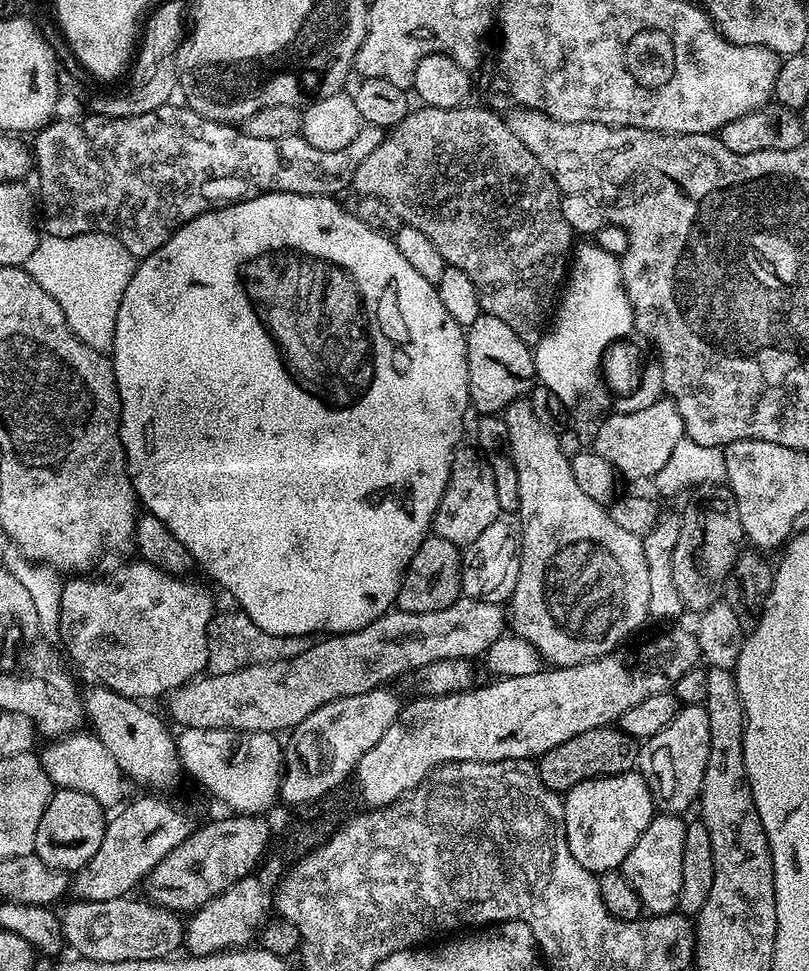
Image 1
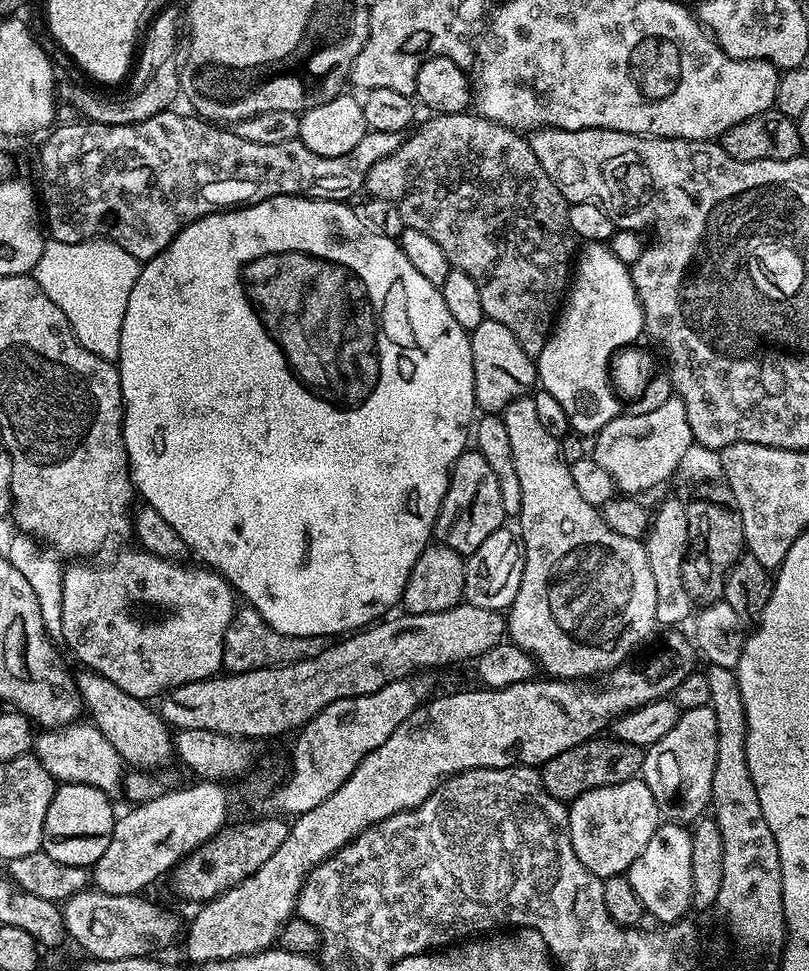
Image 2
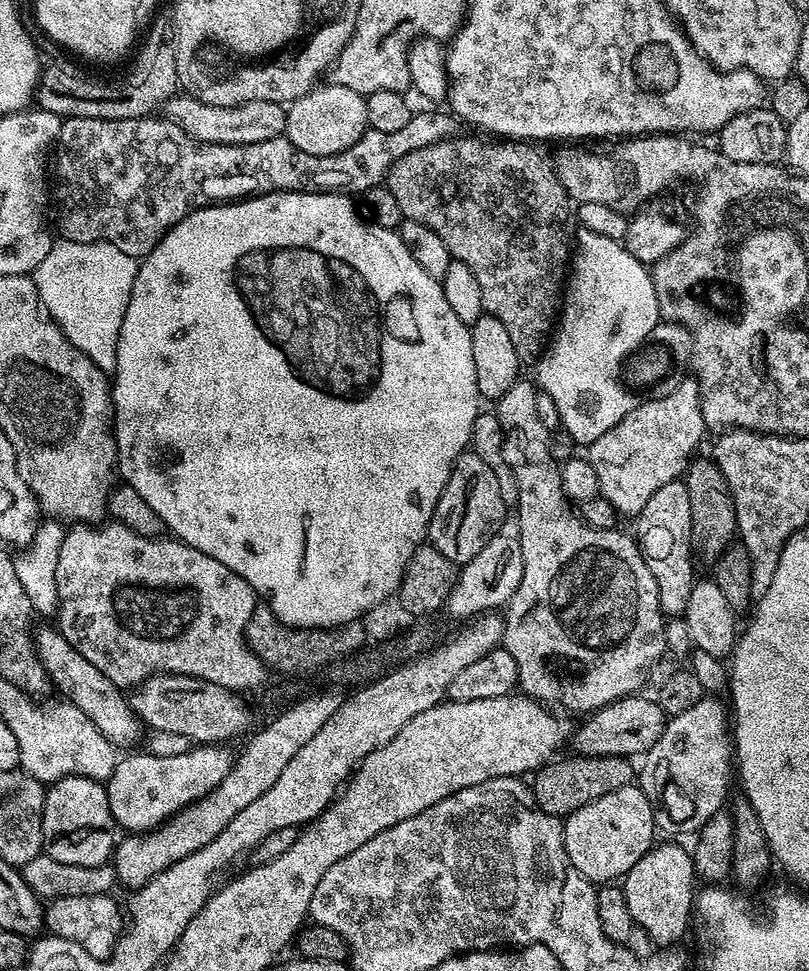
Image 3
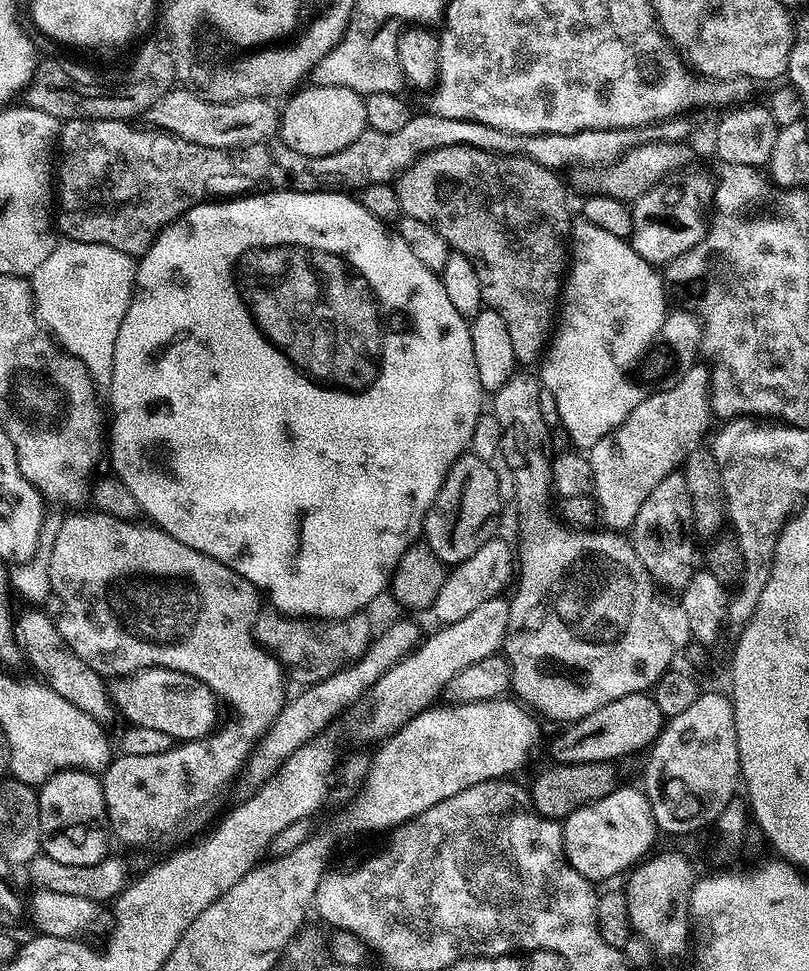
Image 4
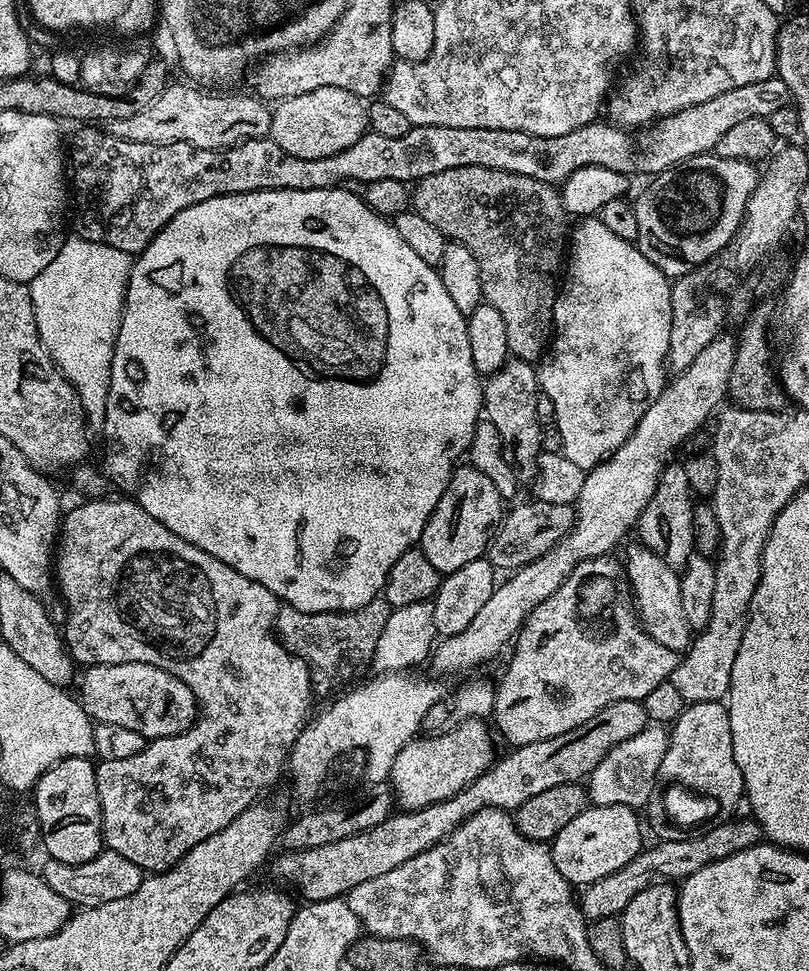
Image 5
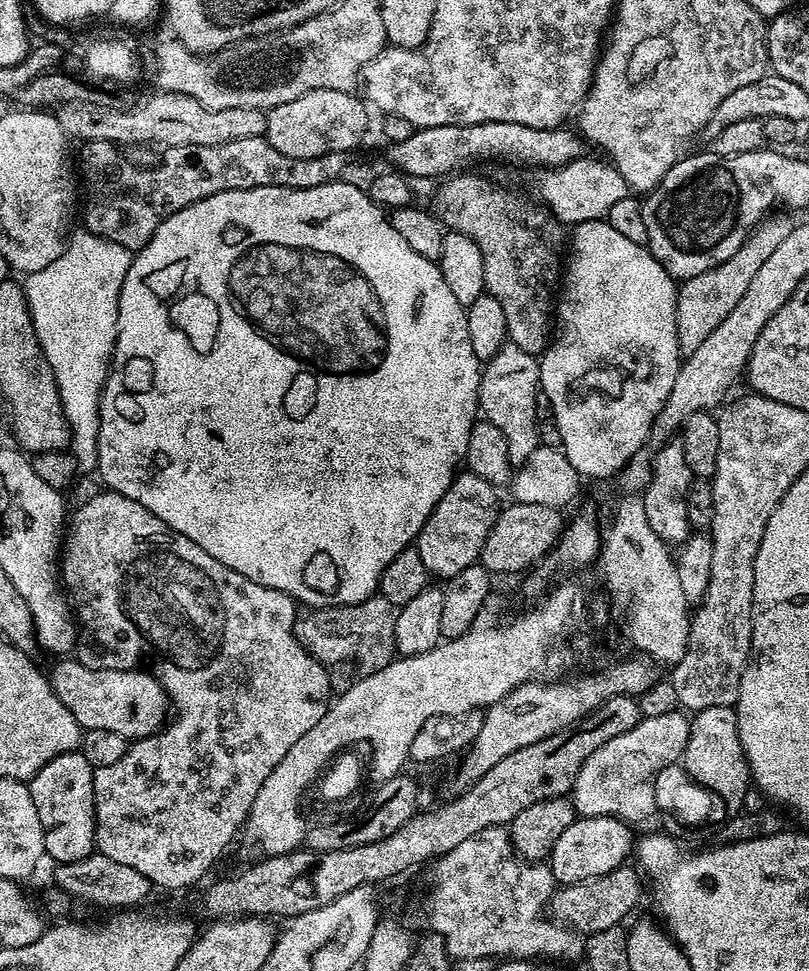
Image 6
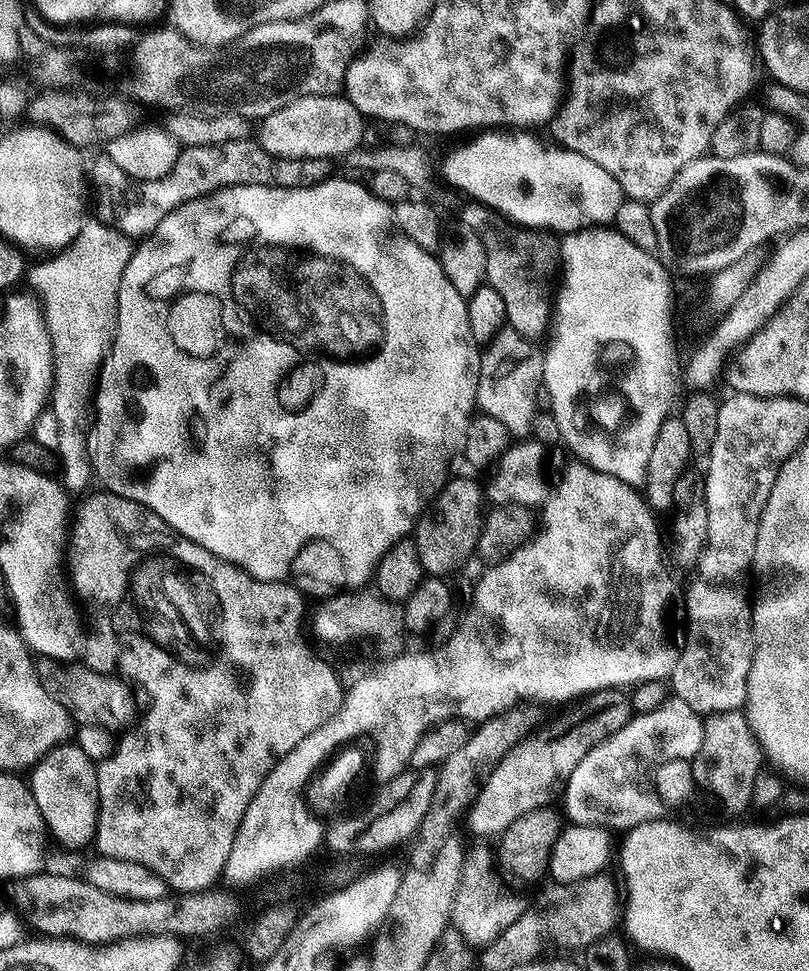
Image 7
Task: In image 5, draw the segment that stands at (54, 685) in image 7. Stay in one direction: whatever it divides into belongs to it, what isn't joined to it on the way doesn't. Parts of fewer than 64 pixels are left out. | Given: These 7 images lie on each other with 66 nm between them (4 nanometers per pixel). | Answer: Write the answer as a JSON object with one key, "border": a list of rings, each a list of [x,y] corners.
{"border":[[[146,662],[89,664],[79,673],[78,699],[96,724],[109,723],[134,730],[147,741],[170,738],[188,731],[198,719],[196,695],[174,674]]]}

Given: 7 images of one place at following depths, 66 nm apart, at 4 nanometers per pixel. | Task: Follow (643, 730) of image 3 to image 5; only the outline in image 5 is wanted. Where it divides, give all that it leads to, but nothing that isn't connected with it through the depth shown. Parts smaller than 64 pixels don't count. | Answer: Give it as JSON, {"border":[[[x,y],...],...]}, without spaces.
{"border":[[[641,701],[614,702],[606,706],[606,710],[598,710],[598,714],[590,718],[590,722],[582,722],[582,726],[566,734],[558,734],[542,742],[530,742],[521,748],[513,747],[508,750],[512,752],[506,753],[501,760],[499,757],[491,768],[485,770],[474,782],[470,782],[470,786],[448,800],[425,808],[397,811],[370,830],[359,832],[350,838],[342,838],[338,842],[330,842],[326,846],[301,852],[281,851],[281,856],[277,855],[271,861],[272,876],[277,880],[277,885],[292,884],[291,891],[297,897],[300,895],[304,902],[347,897],[354,886],[362,886],[362,882],[370,882],[370,878],[379,878],[396,866],[402,866],[402,862],[410,862],[410,858],[430,850],[430,846],[442,842],[463,820],[468,820],[478,810],[515,810],[534,798],[534,794],[542,794],[542,790],[583,781],[592,775],[598,762],[602,762],[602,758],[606,758],[606,754],[614,750],[614,746],[626,742],[628,738],[634,738],[643,728],[649,727],[649,724]]]}

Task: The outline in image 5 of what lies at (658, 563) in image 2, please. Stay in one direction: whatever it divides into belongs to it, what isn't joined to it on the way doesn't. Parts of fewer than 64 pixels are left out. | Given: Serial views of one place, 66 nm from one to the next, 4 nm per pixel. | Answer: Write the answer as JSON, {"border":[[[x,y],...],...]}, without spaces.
{"border":[[[669,462],[658,478],[658,486],[654,490],[654,498],[642,510],[638,525],[639,543],[663,558],[671,568],[680,570],[688,563],[690,557],[696,552],[696,539],[694,538],[694,514],[692,506],[694,493],[690,486],[690,478],[686,478],[683,463]]]}

